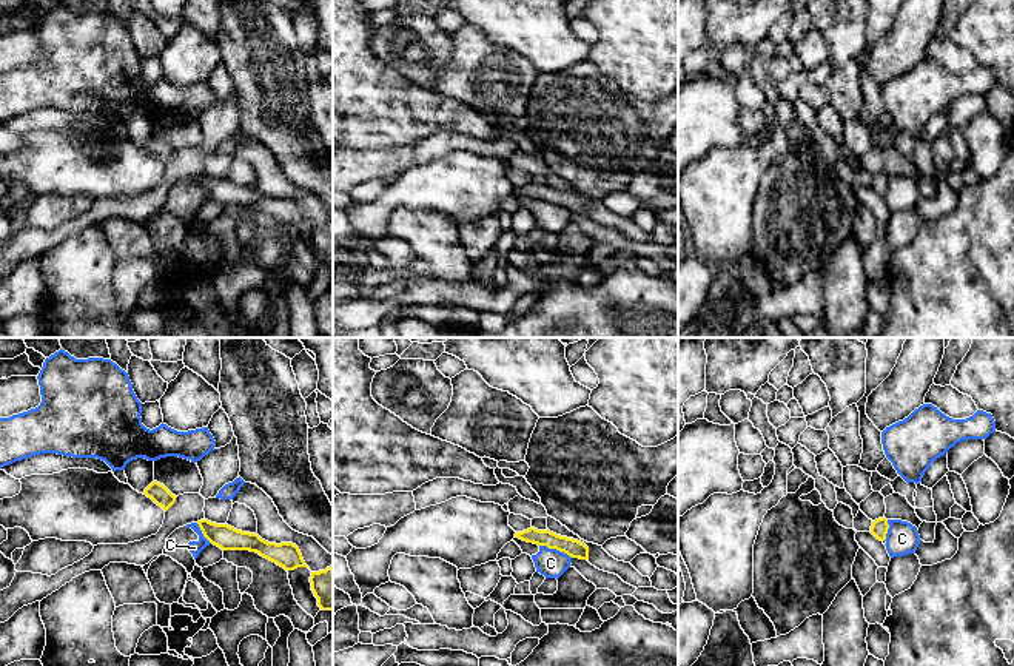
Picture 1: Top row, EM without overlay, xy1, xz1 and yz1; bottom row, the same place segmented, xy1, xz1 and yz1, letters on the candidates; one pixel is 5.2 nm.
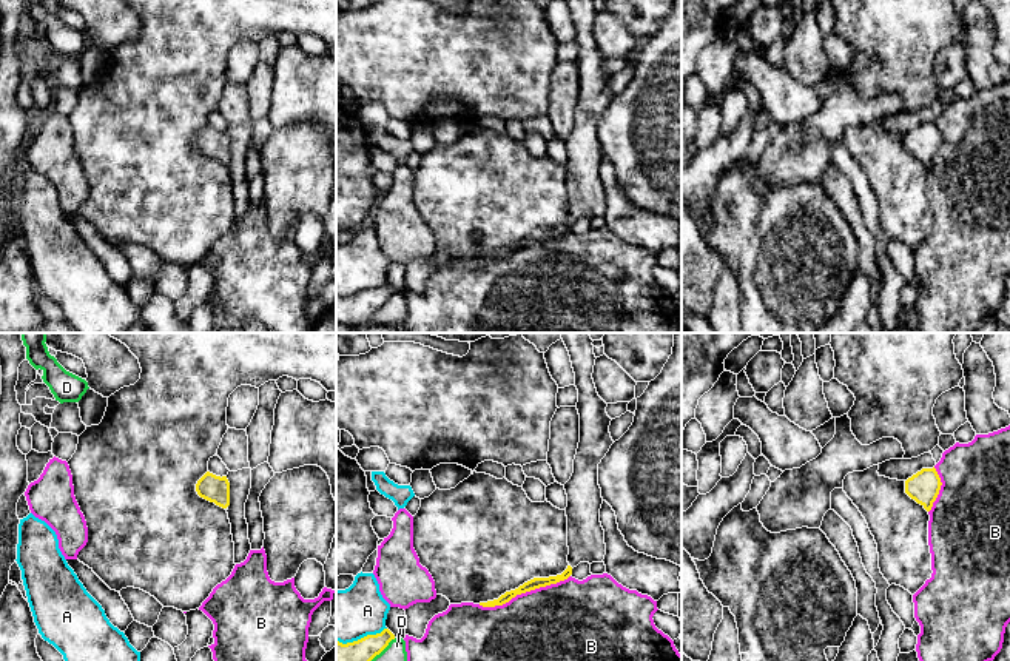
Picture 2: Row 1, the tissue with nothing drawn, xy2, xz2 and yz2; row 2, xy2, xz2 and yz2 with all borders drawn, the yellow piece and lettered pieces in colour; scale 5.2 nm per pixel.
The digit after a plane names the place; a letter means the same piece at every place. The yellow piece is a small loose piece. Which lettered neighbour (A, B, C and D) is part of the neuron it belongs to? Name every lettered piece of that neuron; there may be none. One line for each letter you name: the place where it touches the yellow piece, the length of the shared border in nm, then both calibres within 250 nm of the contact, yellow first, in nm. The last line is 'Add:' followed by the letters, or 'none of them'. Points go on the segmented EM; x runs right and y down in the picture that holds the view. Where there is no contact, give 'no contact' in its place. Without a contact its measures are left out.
Add: none of them

